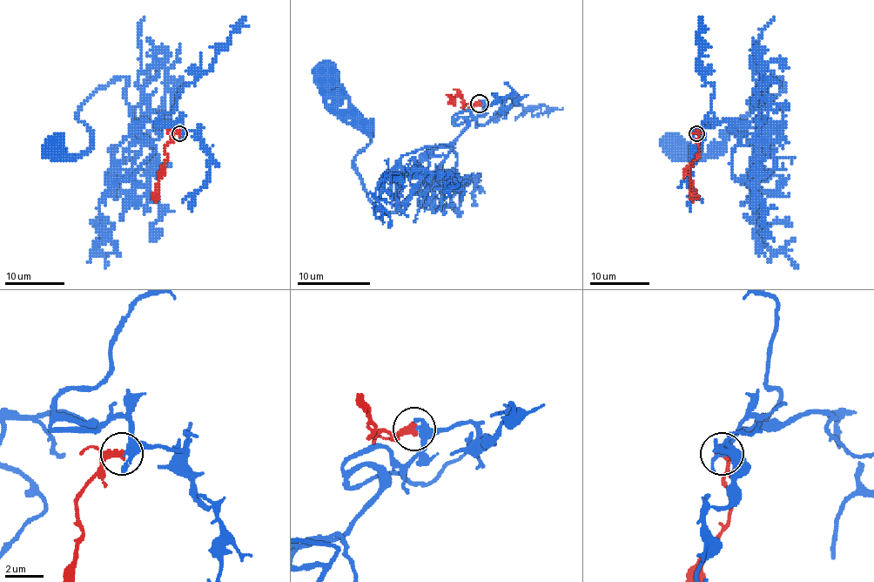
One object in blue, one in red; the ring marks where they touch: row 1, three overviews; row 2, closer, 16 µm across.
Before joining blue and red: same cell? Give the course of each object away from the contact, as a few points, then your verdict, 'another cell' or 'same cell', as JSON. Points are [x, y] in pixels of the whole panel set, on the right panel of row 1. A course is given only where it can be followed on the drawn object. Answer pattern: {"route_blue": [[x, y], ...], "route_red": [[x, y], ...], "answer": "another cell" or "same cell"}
{"route_blue": [[696, 132], [702, 122], [749, 124], [769, 103], [769, 77], [784, 84], [716, 149], [696, 159], [671, 146]], "route_red": [[696, 132], [698, 157], [690, 165], [694, 201]], "answer": "same cell"}

